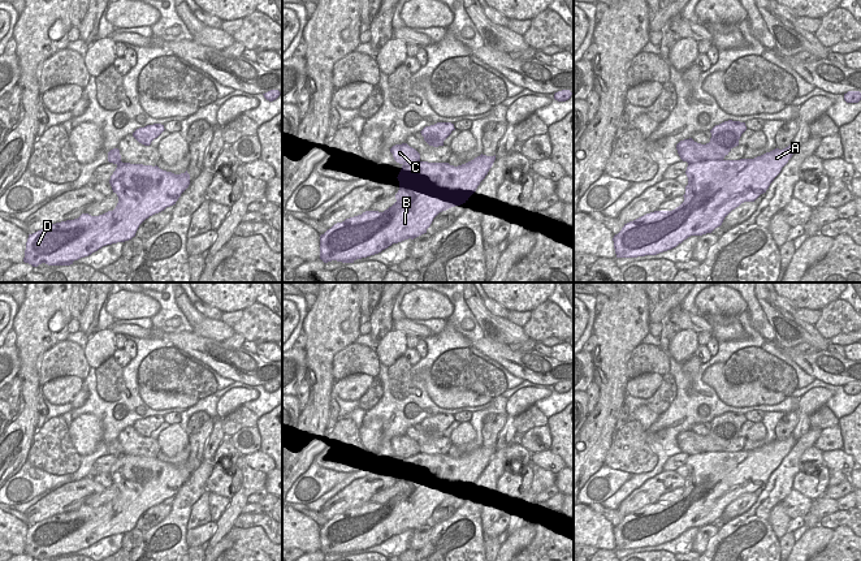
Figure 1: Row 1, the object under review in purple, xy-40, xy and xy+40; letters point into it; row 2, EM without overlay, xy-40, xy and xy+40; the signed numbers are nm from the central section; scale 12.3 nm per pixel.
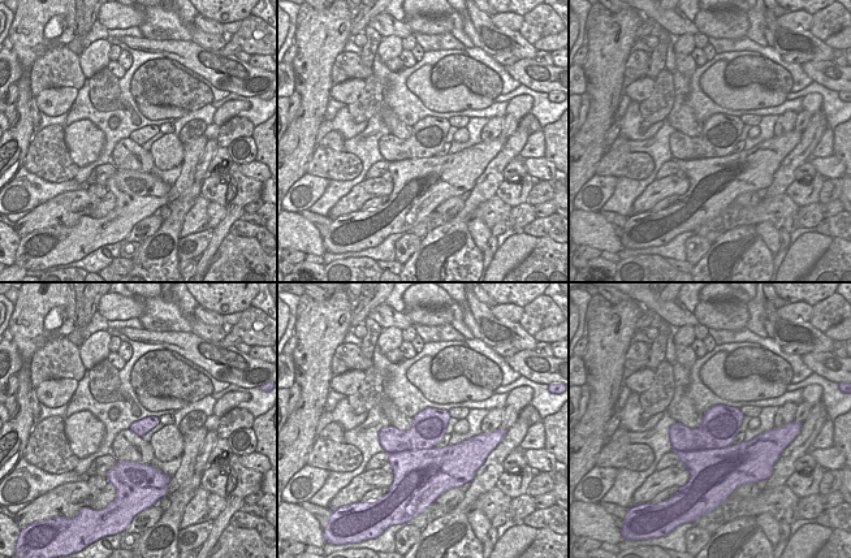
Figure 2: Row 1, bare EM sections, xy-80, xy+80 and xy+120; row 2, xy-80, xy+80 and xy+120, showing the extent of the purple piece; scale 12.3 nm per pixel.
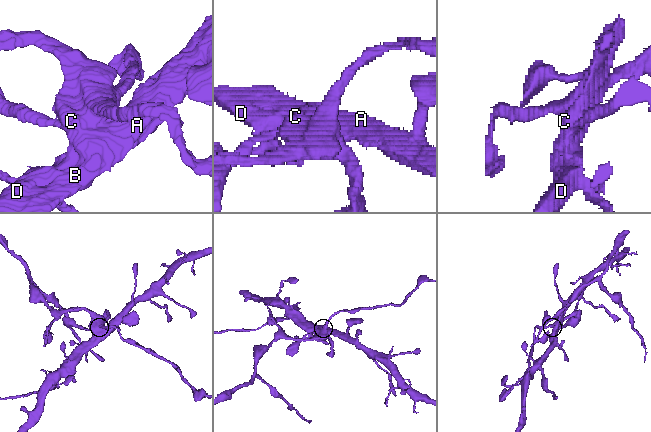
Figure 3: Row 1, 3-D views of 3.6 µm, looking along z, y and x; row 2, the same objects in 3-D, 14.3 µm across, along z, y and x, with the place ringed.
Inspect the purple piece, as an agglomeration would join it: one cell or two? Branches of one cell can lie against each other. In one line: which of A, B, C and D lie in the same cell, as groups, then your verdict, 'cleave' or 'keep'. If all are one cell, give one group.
A B D / C; cleave

